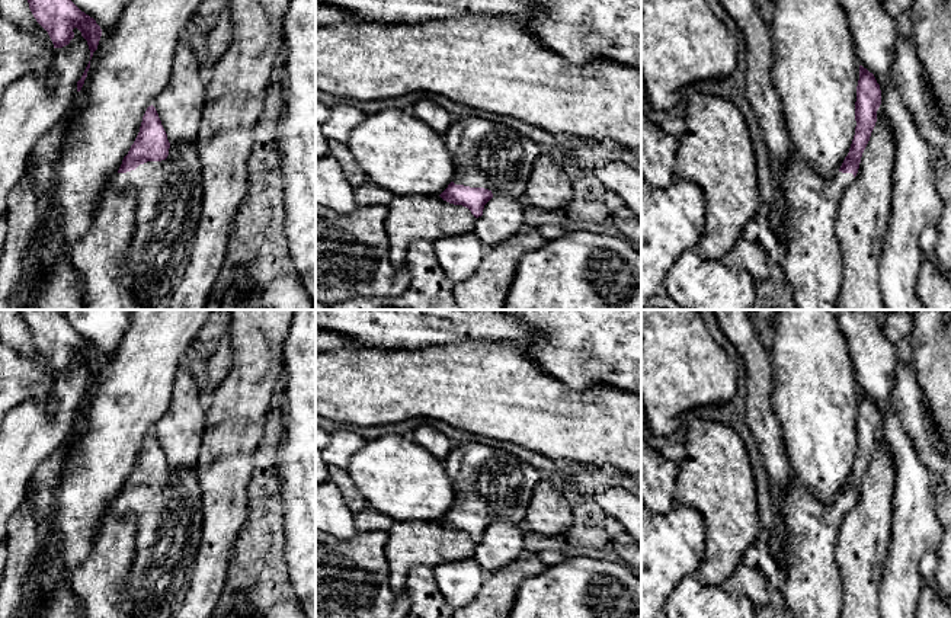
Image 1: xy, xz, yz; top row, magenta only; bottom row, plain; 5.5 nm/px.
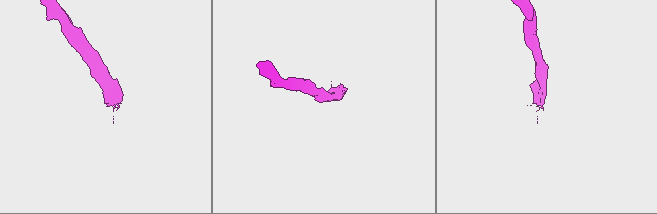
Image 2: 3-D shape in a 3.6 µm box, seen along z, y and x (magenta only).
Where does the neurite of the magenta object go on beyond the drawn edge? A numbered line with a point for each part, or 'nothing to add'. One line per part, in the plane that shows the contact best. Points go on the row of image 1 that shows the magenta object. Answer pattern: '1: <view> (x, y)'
1: xy (167, 194)

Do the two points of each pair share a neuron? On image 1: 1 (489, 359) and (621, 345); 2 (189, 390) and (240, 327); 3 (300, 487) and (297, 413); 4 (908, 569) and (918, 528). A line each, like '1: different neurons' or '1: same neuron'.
1: different neurons
2: different neurons
3: same neuron
4: same neuron

